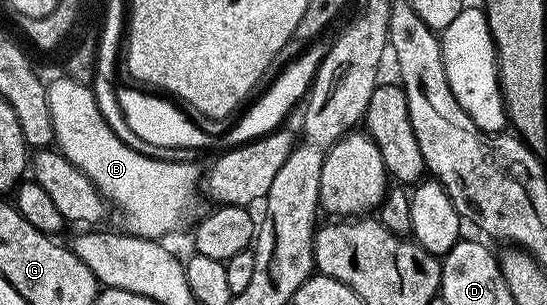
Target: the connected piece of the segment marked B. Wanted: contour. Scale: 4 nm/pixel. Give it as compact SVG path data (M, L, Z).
M68 78L49 80L49 109L51 110L51 126L56 147L100 190L110 205L113 204L125 215L124 227L134 236L145 236L148 240L165 238L168 232L181 228L189 220L189 215L197 208L197 192L199 196L199 172L196 163L184 164L177 161L161 161L145 156L139 150L132 149L121 141L104 120L96 102L92 87L81 85Z

